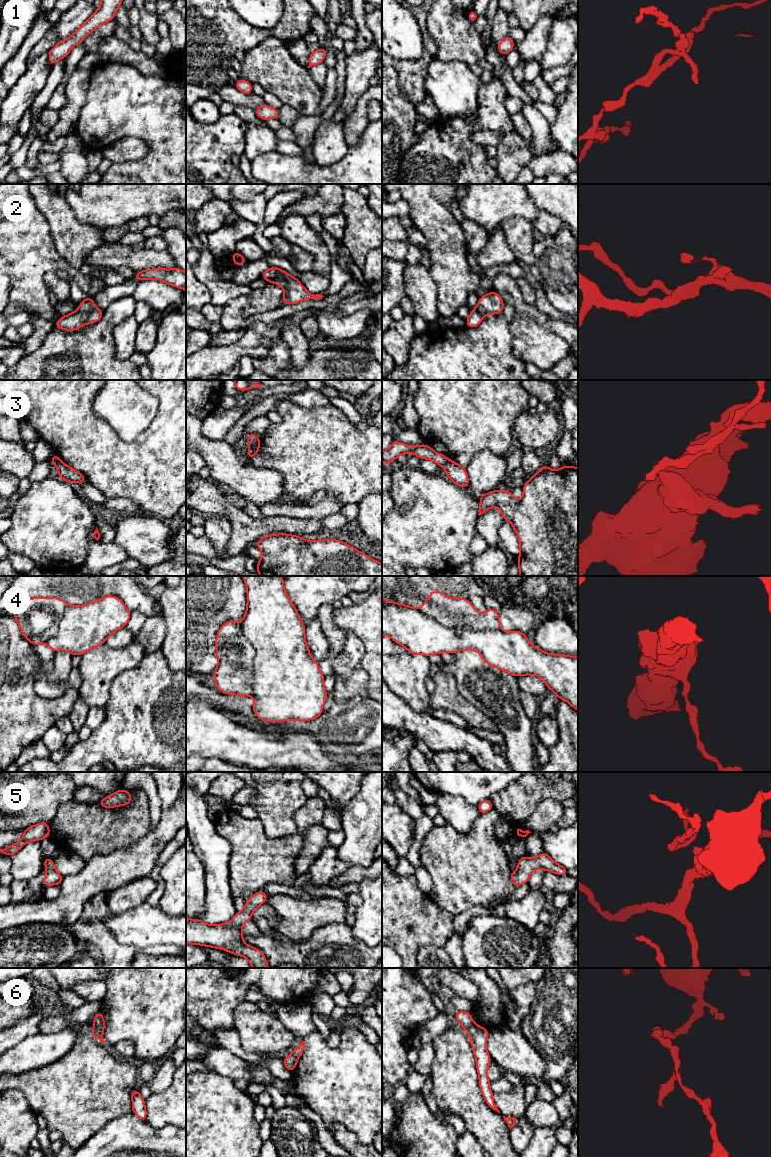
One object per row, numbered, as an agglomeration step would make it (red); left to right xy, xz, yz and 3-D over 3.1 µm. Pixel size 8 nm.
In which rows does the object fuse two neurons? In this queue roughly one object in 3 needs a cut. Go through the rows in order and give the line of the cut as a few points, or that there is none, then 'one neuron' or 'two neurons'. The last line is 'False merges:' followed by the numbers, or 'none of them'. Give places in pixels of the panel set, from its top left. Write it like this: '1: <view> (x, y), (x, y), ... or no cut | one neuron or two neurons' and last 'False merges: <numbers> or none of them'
1: no cut | one neuron
2: no cut | one neuron
3: xz (259, 440), (251, 446) | two neurons
4: yz (421, 610), (457, 632), (464, 628), (500, 629) | two neurons
5: no cut | one neuron
6: xy (94, 1025), (102, 1031) | two neurons
False merges: 3, 4, 6

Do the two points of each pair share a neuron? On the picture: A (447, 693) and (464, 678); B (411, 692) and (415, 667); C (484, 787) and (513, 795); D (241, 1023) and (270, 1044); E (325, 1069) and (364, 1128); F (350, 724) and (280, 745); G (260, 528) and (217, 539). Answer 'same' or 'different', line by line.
A: different
B: same
C: different
D: same
E: same
F: different
G: different

